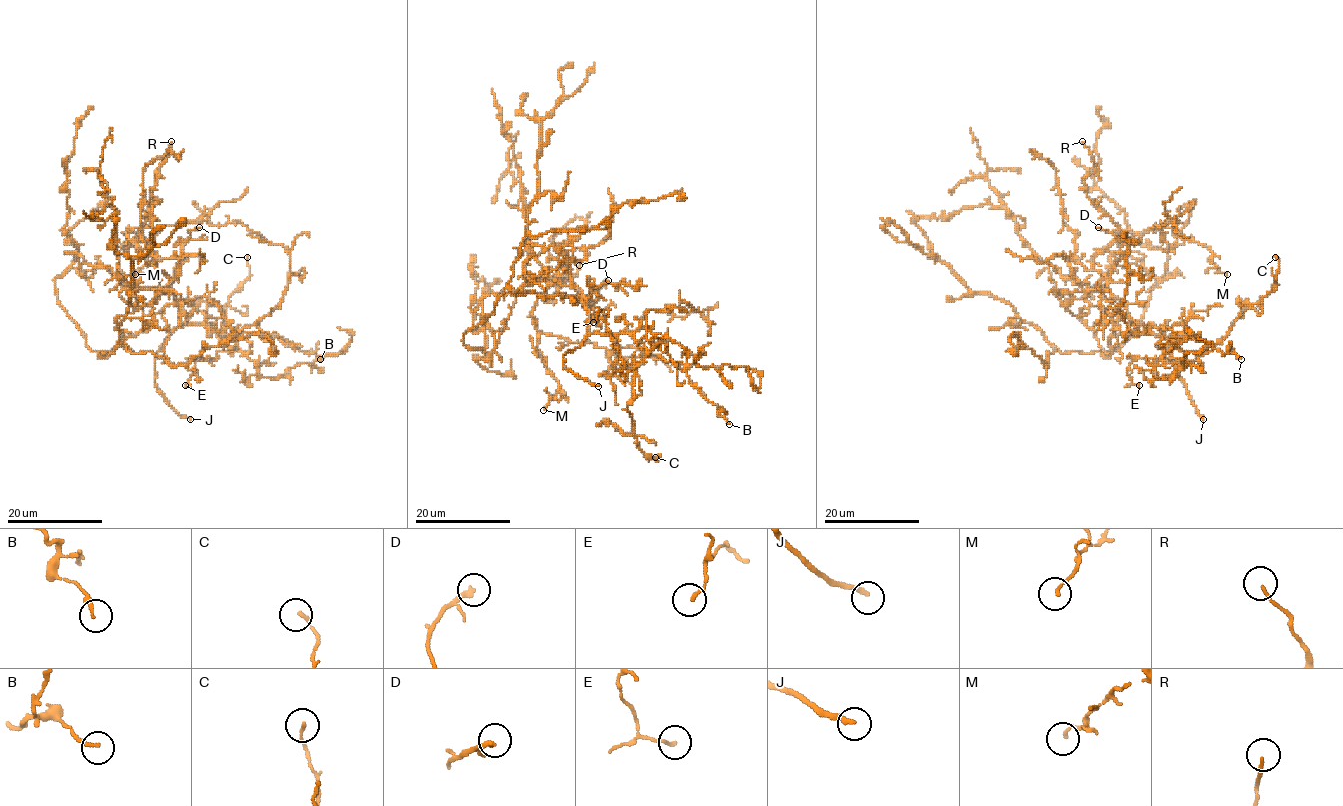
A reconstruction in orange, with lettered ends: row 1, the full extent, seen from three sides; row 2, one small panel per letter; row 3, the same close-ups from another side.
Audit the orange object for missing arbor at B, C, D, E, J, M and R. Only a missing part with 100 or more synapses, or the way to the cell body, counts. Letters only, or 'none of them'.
J

